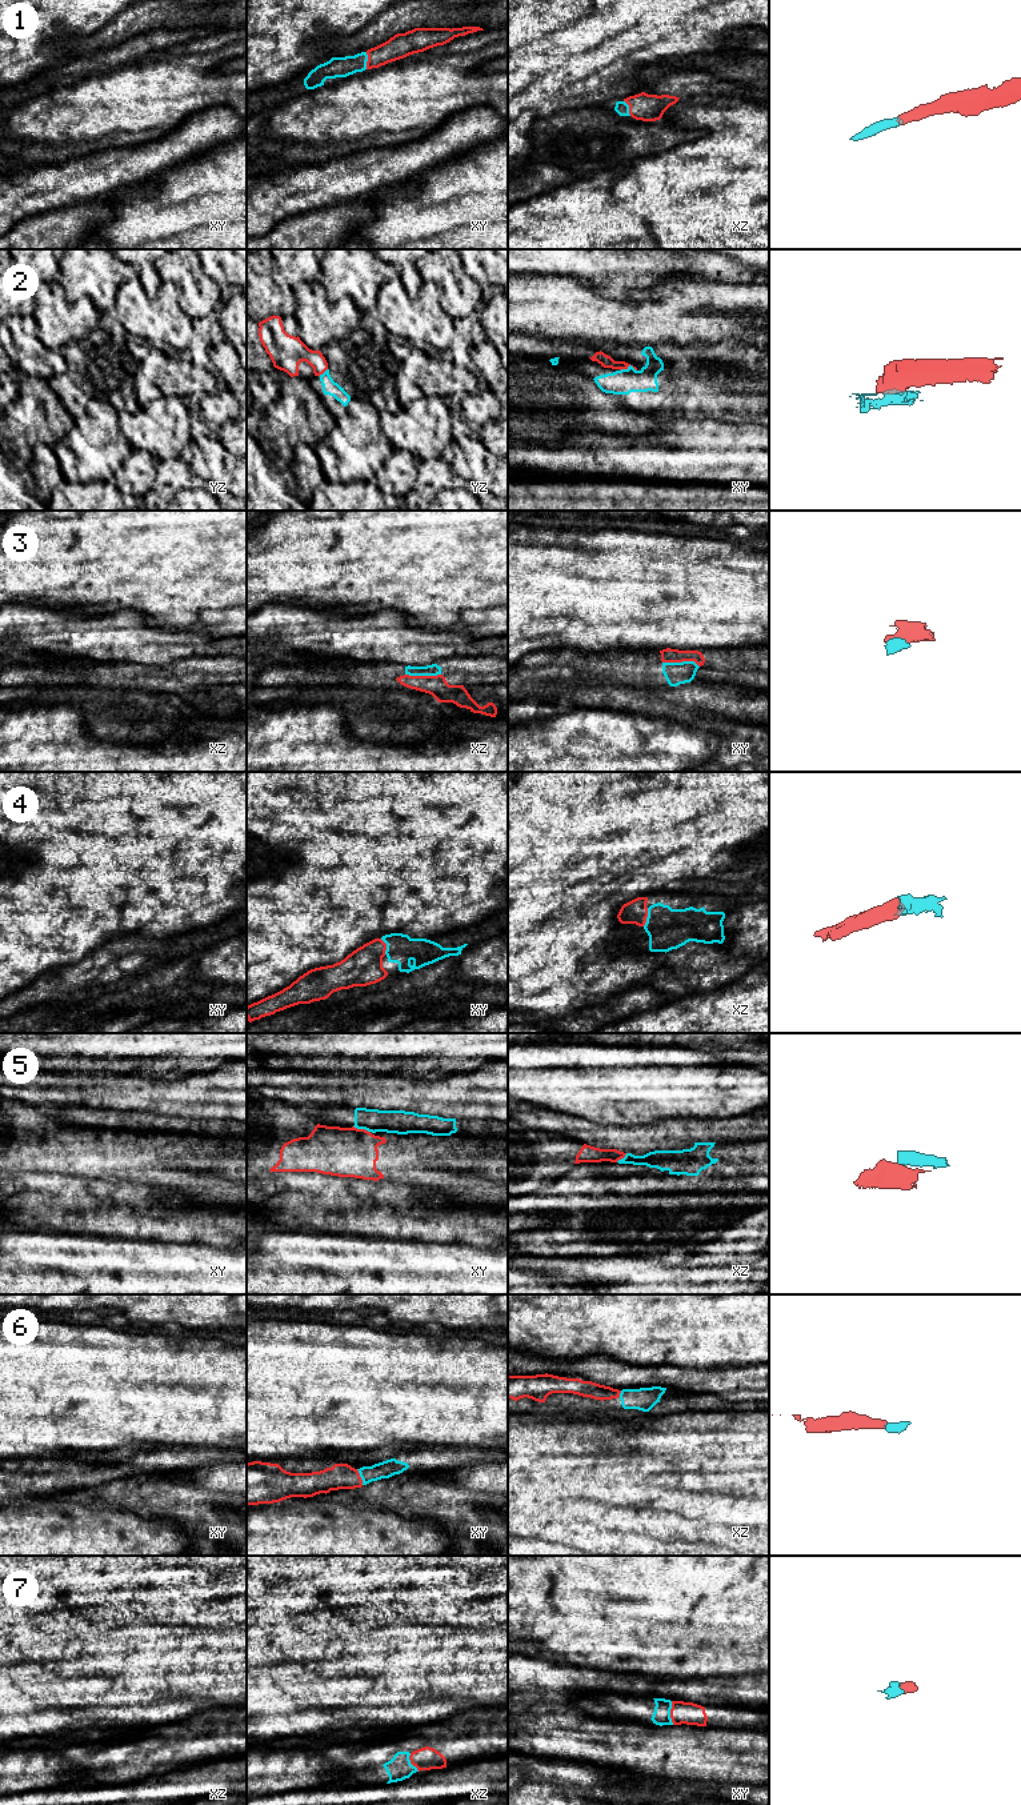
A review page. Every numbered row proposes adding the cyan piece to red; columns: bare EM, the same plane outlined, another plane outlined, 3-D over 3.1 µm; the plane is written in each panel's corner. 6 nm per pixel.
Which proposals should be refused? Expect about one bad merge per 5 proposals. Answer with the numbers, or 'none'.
2, 5

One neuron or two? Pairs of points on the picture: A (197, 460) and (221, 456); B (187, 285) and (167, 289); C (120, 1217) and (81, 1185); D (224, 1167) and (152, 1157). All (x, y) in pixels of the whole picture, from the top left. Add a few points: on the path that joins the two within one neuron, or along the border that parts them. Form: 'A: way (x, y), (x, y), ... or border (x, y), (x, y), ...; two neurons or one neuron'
A: way (203, 459), (216, 459); one neuron
B: border (163, 280), (175, 283), (181, 289), (181, 297); two neurons
C: border (101, 1205), (93, 1209), (71, 1212); two neurons
D: border (183, 1157), (216, 1157); two neurons

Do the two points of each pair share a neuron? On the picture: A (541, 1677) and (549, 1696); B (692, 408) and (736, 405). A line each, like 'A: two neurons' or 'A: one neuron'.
A: one neuron
B: one neuron

